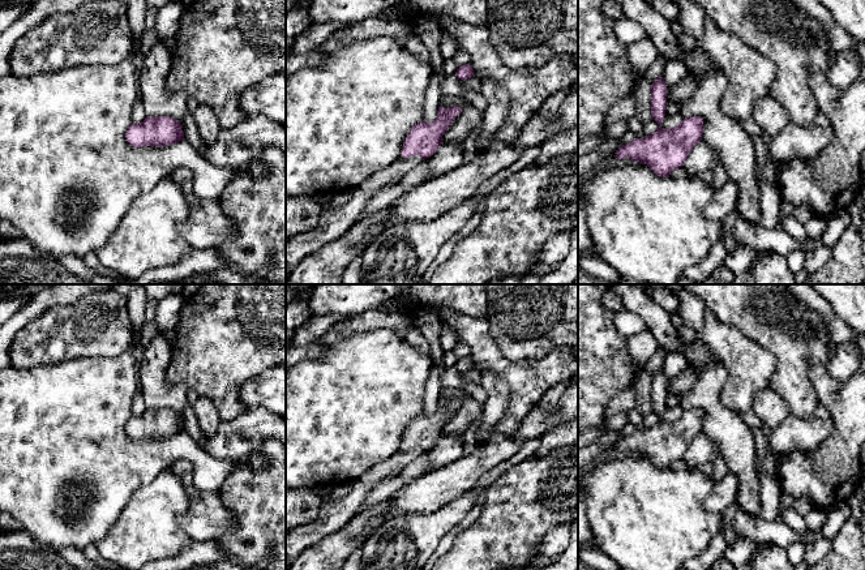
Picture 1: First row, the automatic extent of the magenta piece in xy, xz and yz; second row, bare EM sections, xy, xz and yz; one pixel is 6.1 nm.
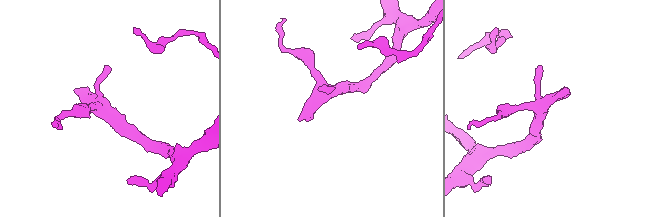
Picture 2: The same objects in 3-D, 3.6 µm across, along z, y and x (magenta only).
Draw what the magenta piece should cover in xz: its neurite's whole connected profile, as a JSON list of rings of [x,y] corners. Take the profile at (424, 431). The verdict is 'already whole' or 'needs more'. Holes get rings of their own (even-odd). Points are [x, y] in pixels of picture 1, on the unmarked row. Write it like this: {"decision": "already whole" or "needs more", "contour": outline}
{"decision": "needs more", "contour": [[[440,398],[433,415],[423,412],[414,417],[404,432],[402,449],[398,453],[374,464],[359,479],[351,481],[351,489],[342,500],[326,500],[314,522],[286,533],[286,558],[294,562],[305,549],[346,526],[376,485],[398,476],[408,463],[438,442],[442,428],[461,404],[462,399],[445,402]]]}

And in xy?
{"decision": "already whole", "contour": [[[146,408],[146,411],[142,415],[132,416],[129,419],[129,421],[125,425],[125,430],[133,440],[168,438],[185,432],[181,416],[170,408]]]}

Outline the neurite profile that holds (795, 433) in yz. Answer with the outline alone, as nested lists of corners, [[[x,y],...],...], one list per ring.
[[[791,413],[787,420],[771,429],[768,445],[778,453],[809,450],[827,440],[832,430],[831,419],[804,420]]]

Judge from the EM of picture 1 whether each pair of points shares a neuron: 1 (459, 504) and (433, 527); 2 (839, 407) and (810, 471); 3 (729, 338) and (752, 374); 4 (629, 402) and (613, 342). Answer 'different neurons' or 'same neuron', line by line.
1: same neuron
2: same neuron
3: same neuron
4: different neurons

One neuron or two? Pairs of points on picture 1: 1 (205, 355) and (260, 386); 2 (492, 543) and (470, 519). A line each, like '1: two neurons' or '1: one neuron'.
1: two neurons
2: two neurons

